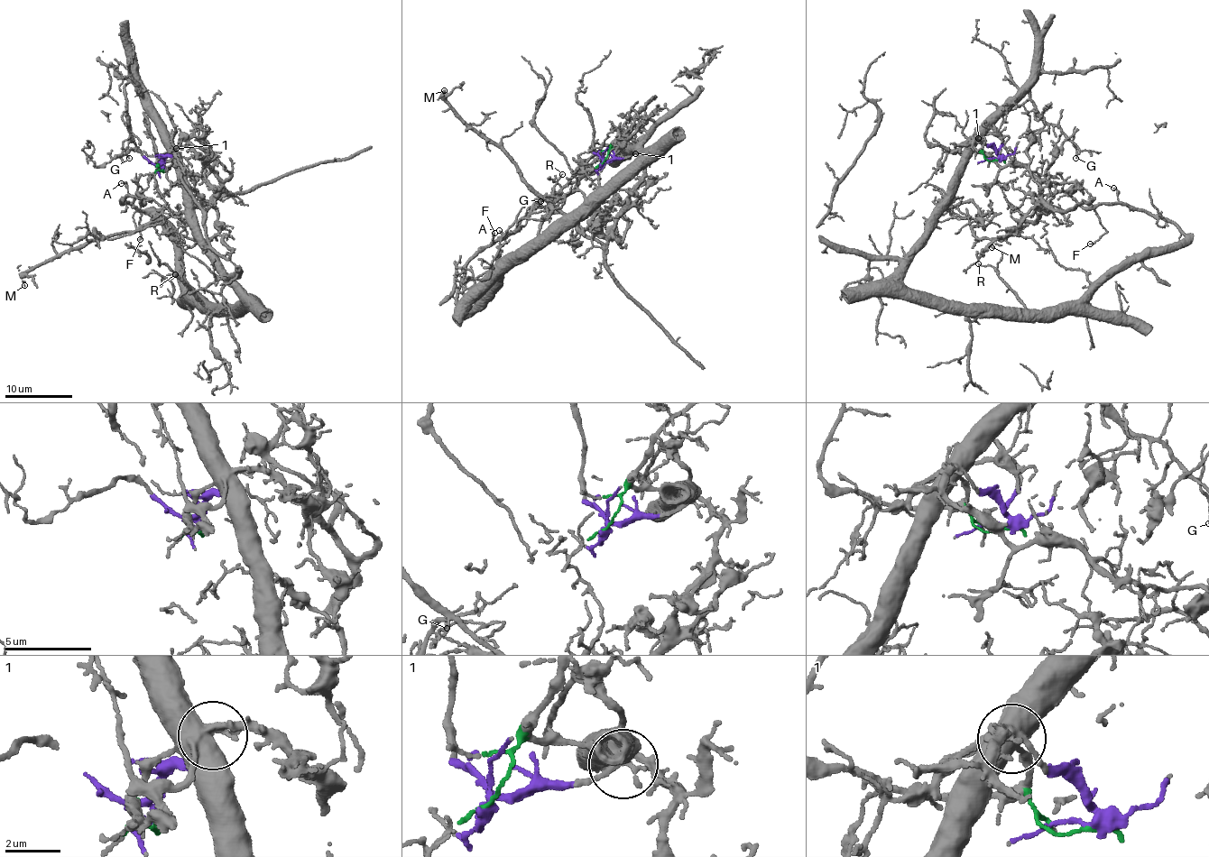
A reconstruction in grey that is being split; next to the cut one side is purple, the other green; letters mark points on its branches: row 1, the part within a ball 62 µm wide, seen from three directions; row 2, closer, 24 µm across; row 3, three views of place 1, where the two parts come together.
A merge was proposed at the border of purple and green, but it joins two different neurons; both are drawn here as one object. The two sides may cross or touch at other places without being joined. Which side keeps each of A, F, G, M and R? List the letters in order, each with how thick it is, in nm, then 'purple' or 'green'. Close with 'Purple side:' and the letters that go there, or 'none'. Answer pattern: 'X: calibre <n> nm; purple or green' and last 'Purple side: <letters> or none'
A: calibre 160 nm; green
F: calibre 140 nm; green
G: calibre 100 nm; green
M: calibre 80 nm; purple
R: calibre 90 nm; green
Purple side: M

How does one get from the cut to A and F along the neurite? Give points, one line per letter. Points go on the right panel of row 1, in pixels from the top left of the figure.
A: (998, 160), (978, 139), (903, 284), (968, 306), (1067, 307), (1186, 239), (1114, 188)
F: (998, 160), (978, 139), (903, 284), (968, 306), (1067, 307), (1186, 239), (1100, 205), (1106, 233), (1089, 244)

